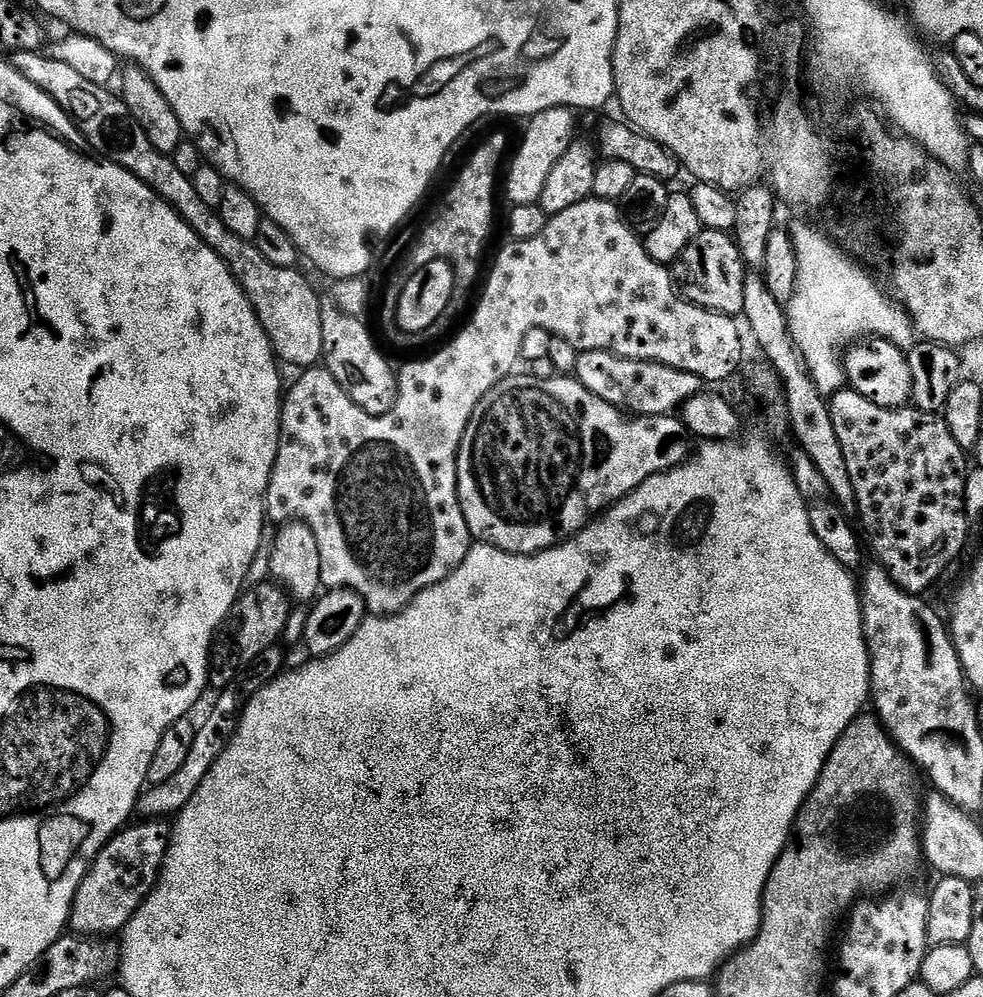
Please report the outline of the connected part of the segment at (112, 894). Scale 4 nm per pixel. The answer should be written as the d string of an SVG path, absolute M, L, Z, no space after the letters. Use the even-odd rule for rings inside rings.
M154 818L140 823L144 824L125 827L115 834L93 860L91 868L79 884L75 898L72 900L68 927L71 933L82 938L100 938L102 934L119 933L140 907L141 901L151 892L170 843L171 823L164 818Z

